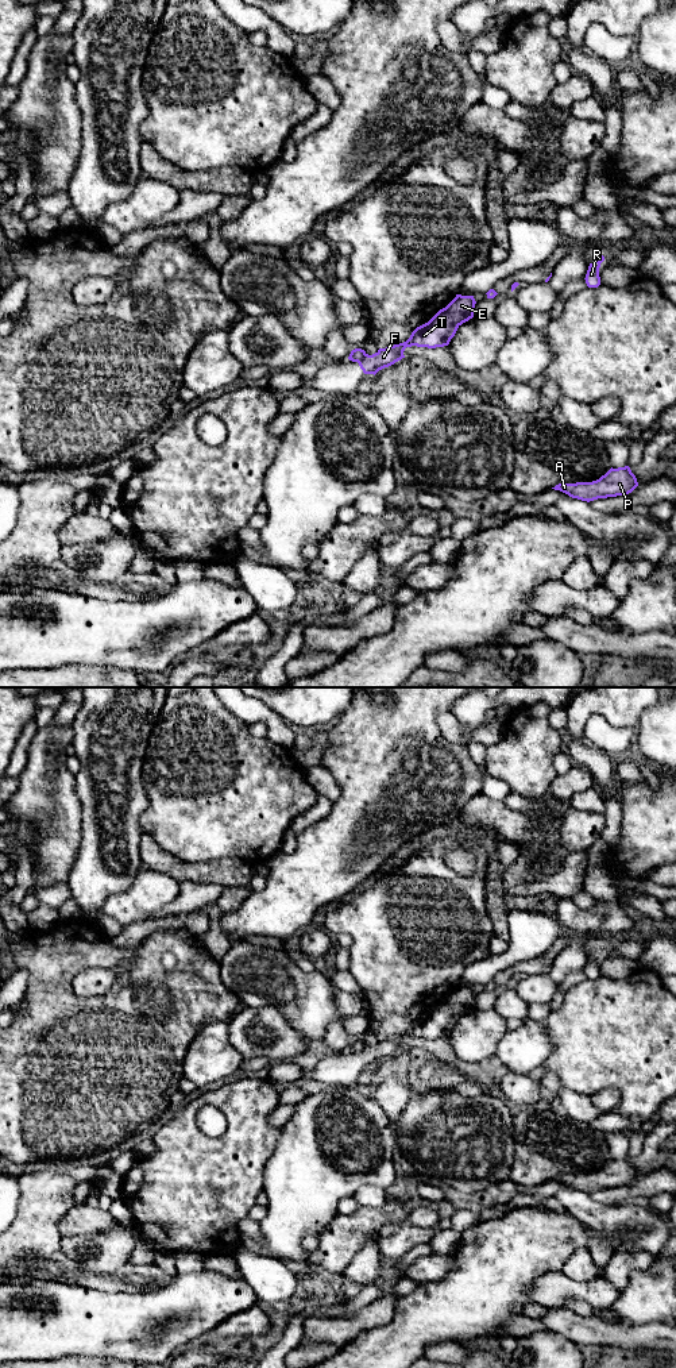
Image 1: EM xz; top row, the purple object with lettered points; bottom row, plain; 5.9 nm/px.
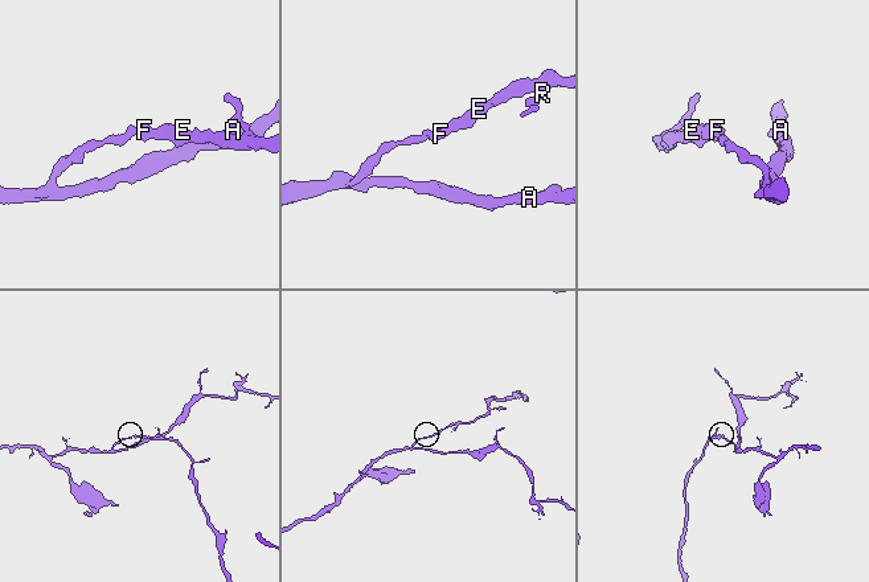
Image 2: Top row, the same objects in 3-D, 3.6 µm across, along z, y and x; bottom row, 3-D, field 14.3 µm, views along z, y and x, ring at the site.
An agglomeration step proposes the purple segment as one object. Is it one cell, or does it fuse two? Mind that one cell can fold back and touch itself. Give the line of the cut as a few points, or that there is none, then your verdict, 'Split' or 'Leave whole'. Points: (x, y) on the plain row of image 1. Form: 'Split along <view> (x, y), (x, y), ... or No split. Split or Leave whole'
Split along xz (367, 1045), (358, 1054). Split

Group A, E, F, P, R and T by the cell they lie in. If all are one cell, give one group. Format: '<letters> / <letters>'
A P / E F R T

